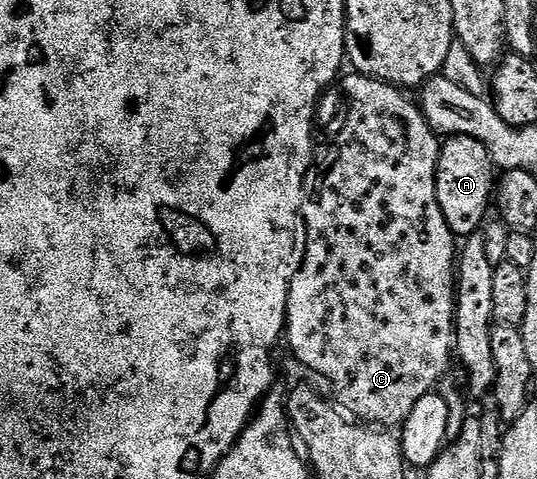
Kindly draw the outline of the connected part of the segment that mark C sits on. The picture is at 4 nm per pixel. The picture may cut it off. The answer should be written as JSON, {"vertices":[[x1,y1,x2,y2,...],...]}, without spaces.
{"vertices":[[347,75,340,80,339,87,345,90,345,95,349,98,349,116,345,119,345,128,337,135,337,156,318,175,316,172,312,176,311,186,305,196,305,260,301,271,295,273,291,281,285,335,287,343,289,339,289,347,293,350,294,357,303,366,310,367,315,374,322,375,329,382,334,395,332,398,338,408,344,409,354,420,362,424,393,429,393,426,396,428,404,424,411,409,415,409,415,401,419,401,419,397,430,394,436,388,433,386,444,377,445,370,449,367,449,358,454,358,459,243,447,225,447,217,443,217,443,209,437,196,437,163,441,160,438,132,430,127,420,106,414,100,412,103,405,96,408,94,404,90,394,87,392,83,384,83,382,79,372,79,369,75]]}

